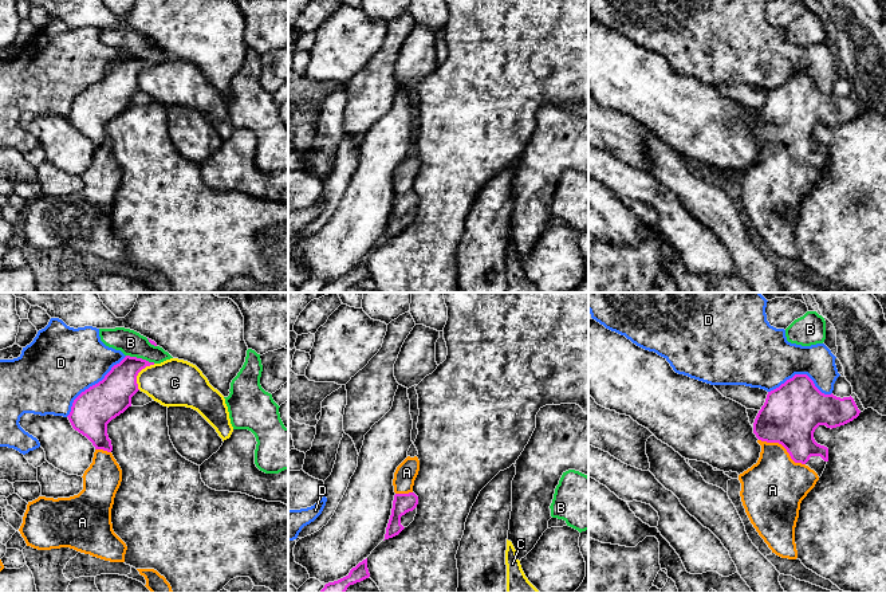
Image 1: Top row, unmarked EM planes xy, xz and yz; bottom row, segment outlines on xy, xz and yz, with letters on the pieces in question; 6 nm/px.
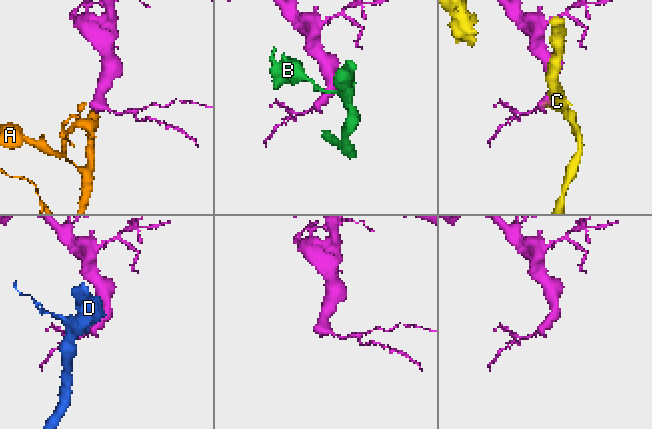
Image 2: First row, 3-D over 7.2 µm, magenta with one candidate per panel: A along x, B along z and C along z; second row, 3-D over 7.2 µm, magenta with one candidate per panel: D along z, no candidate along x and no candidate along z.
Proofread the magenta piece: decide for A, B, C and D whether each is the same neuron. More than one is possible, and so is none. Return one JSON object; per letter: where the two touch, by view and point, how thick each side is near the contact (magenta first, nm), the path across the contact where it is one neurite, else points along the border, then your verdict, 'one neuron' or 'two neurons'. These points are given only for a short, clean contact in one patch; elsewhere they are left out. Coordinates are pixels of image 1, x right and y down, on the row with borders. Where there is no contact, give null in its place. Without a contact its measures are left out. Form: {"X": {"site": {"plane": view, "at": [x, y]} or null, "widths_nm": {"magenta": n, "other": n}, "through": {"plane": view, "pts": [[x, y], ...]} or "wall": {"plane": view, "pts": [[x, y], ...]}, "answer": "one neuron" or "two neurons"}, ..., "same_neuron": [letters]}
{"A": {"site": {"plane": "yz", "at": [783, 446]}, "widths_nm": {"magenta": 340, "other": 360}, "through": {"plane": "yz", "pts": [[791, 413], [786, 423], [783, 446], [775, 486]]}, "answer": "one neuron"}, "B": {"site": {"plane": "xy", "at": [141, 358]}, "widths_nm": {"magenta": 200, "other": 150}, "wall": {"plane": "xy", "pts": [[126, 354], [154, 362]]}, "answer": "two neurons"}, "C": {"site": {"plane": "xy", "at": [138, 372]}, "widths_nm": {"magenta": 240, "other": 280}, "answer": "two neurons"}, "D": {"site": {"plane": "xy", "at": [93, 385]}, "widths_nm": {"magenta": 240, "other": 440}, "answer": "two neurons"}, "same_neuron": ["A"]}

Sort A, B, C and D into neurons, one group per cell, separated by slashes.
A / B / C / D

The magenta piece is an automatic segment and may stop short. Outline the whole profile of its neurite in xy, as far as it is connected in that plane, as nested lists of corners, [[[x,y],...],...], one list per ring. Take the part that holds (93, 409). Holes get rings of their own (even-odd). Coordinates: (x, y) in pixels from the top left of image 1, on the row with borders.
[[[126,356],[111,368],[102,381],[74,400],[67,417],[72,428],[86,436],[95,447],[92,463],[82,476],[83,490],[78,495],[58,499],[39,496],[28,502],[19,529],[27,546],[38,550],[70,547],[105,561],[125,562],[127,546],[114,533],[111,523],[111,508],[122,482],[122,470],[111,453],[113,445],[107,435],[107,424],[131,407],[131,397],[139,390],[137,376],[150,365],[154,362]]]

